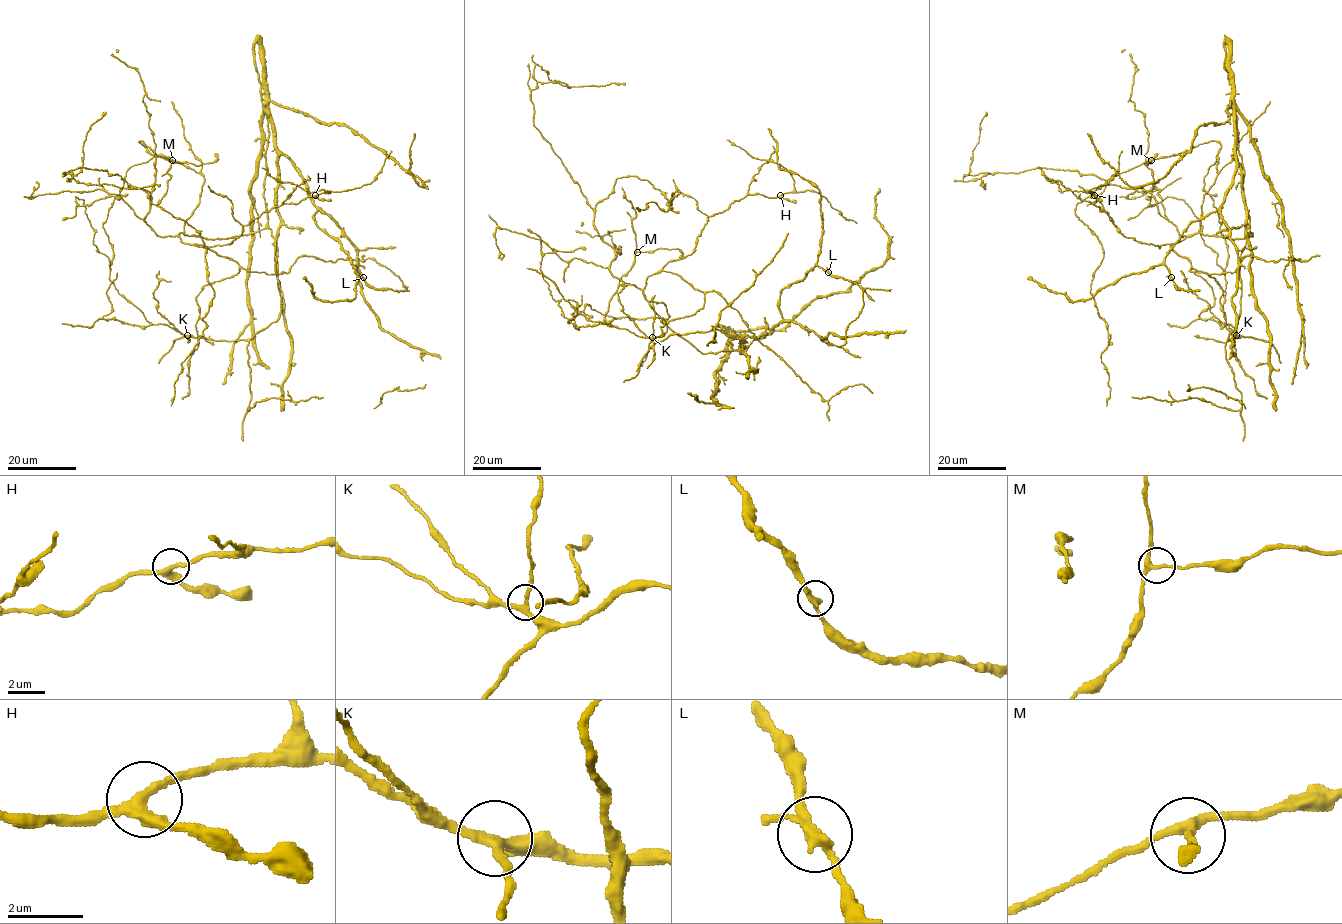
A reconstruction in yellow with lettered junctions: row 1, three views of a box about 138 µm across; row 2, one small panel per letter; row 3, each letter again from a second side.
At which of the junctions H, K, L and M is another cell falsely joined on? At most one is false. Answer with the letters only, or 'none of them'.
none of them

